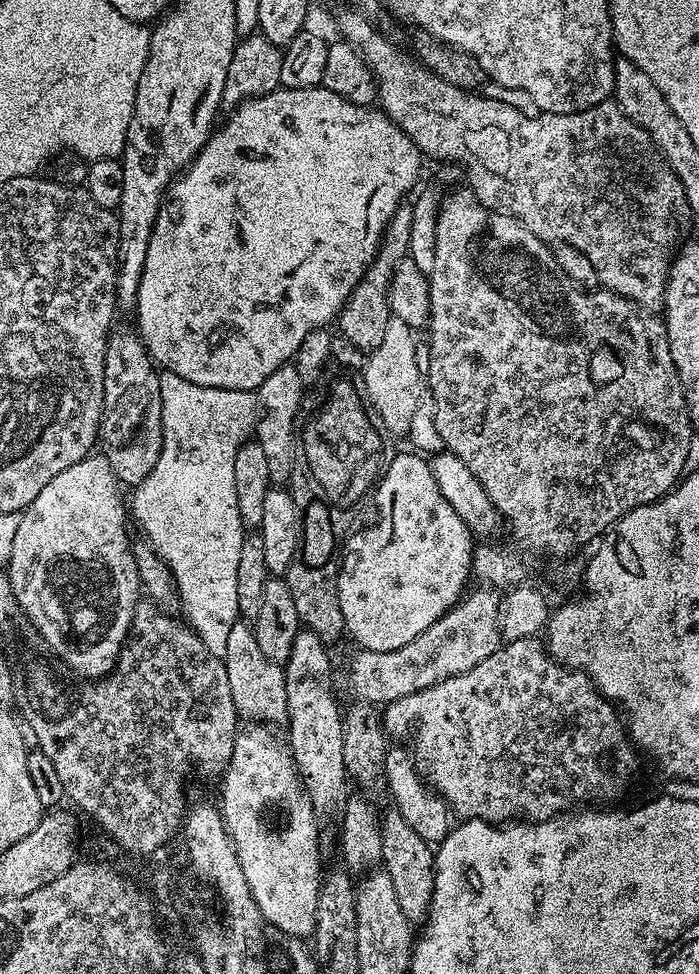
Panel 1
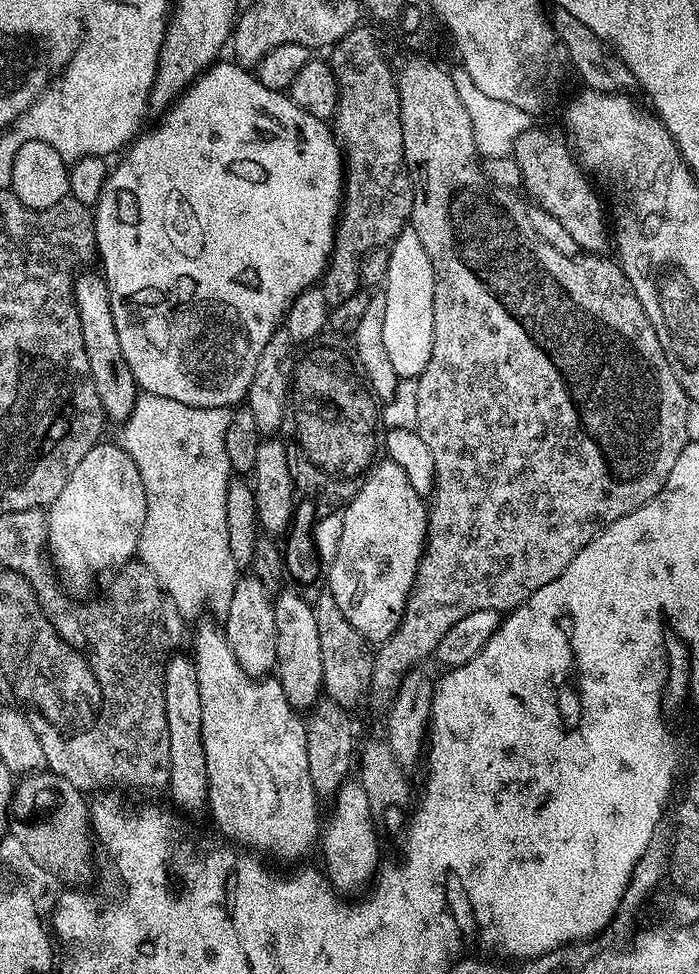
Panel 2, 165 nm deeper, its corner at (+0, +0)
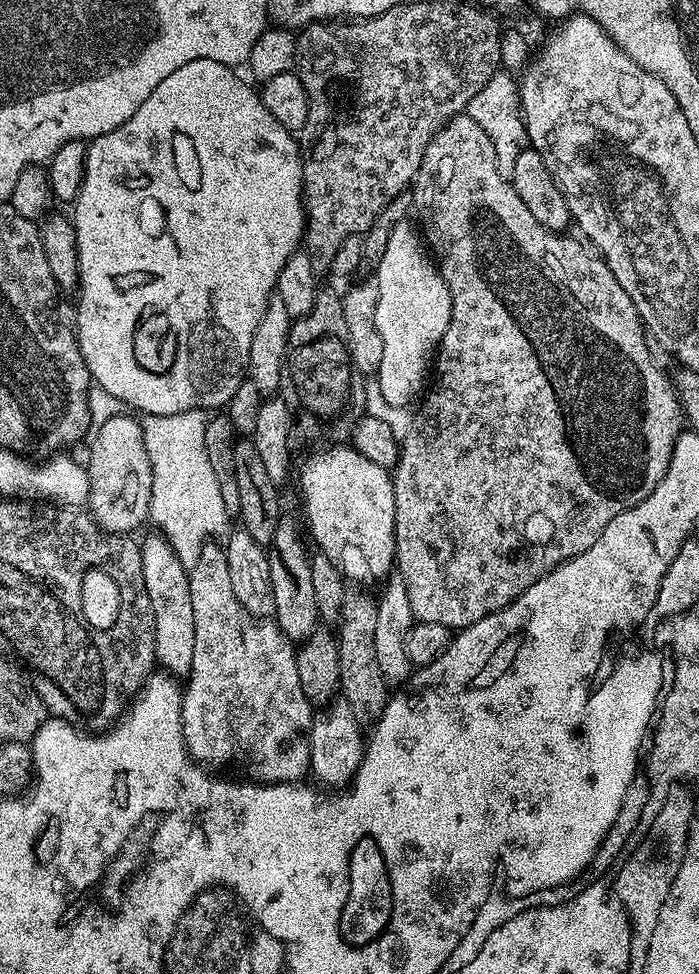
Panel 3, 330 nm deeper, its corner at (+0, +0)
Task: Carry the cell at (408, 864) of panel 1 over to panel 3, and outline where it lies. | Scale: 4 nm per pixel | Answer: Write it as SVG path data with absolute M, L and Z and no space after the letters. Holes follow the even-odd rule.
M349 591L342 602L336 637L340 663L339 695L350 706L350 710L354 710L354 718L360 720L364 726L376 723L376 719L388 705L390 695L390 685L384 679L382 666L378 666L378 654L374 650L376 623L378 623L376 600L364 592Z

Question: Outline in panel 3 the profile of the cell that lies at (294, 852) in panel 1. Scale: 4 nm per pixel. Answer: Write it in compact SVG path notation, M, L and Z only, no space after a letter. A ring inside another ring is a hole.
M209 542L202 546L202 554L198 554L198 562L194 562L189 571L188 581L190 602L194 606L194 662L182 692L182 730L189 756L209 769L237 764L245 768L256 782L283 784L303 781L304 775L307 777L310 772L306 733L312 727L314 706L306 694L302 694L302 682L298 682L293 641L282 634L275 619L252 616L240 605L238 598L234 598L230 566L219 543Z

